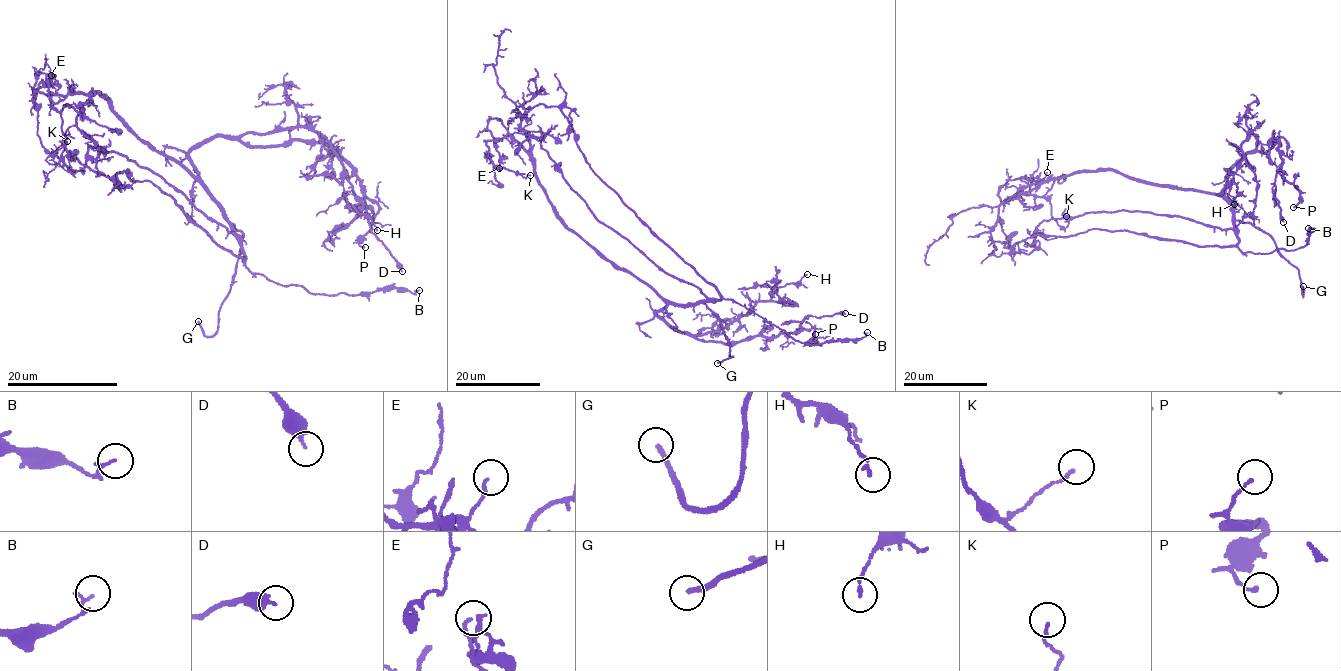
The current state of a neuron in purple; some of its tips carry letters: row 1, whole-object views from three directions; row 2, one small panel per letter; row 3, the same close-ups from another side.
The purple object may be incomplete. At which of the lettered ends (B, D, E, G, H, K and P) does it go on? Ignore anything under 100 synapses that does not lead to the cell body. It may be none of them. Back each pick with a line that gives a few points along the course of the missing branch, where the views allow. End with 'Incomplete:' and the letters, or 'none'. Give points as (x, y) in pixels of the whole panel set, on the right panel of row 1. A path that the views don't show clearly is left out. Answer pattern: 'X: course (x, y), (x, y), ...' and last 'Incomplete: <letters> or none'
G: course (1303, 286), (1299, 264), (1304, 257), (1307, 260)
Incomplete: G

